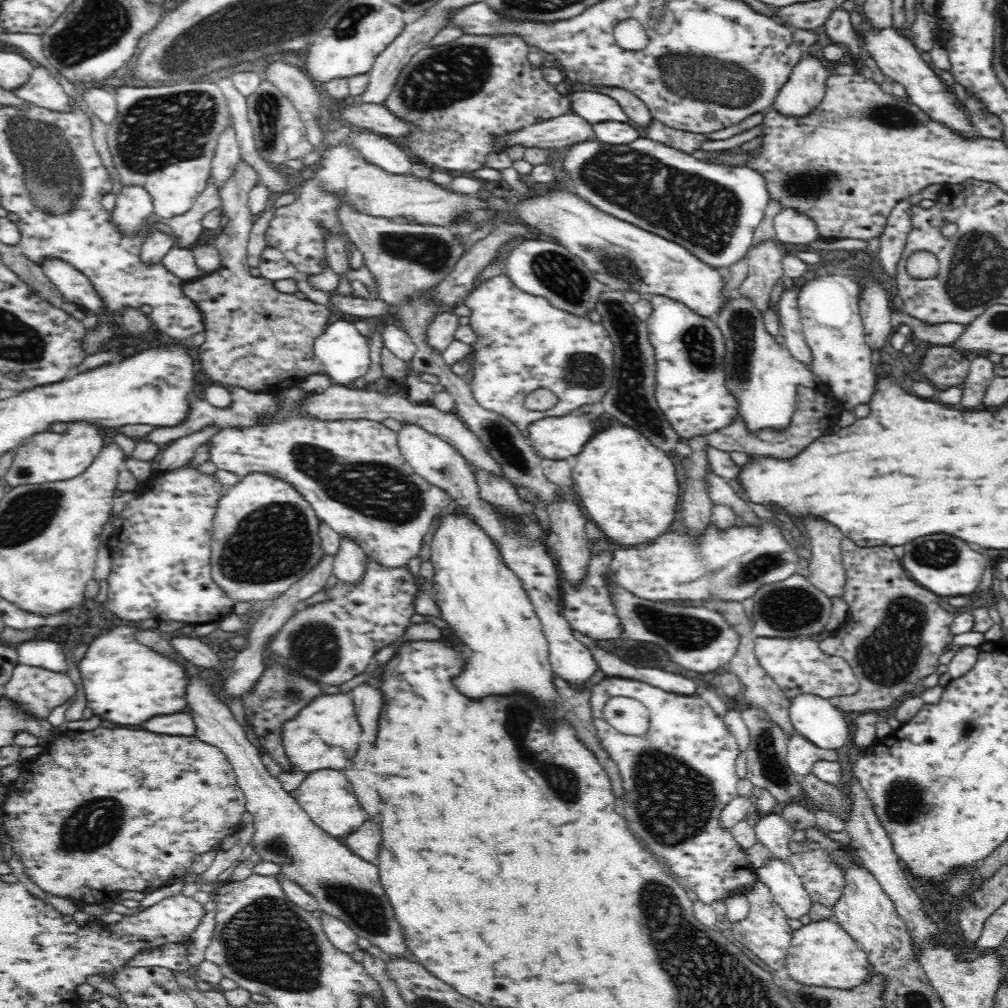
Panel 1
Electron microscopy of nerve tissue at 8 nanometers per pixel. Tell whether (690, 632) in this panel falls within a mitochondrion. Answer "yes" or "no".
yes

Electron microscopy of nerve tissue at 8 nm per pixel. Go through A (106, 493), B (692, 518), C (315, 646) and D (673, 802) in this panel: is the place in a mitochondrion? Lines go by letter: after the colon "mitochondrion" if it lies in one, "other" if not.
A: other
B: other
C: mitochondrion
D: mitochondrion

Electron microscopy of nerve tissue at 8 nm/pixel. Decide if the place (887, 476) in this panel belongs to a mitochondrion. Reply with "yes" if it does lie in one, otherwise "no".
no

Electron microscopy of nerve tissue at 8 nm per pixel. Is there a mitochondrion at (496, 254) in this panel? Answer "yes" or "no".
no

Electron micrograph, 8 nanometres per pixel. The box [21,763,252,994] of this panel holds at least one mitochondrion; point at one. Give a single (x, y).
(100, 820)

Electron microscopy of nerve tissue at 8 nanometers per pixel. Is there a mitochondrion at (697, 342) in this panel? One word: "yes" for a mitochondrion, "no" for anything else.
yes

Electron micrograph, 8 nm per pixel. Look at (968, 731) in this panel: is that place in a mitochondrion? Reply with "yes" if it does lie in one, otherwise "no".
yes

